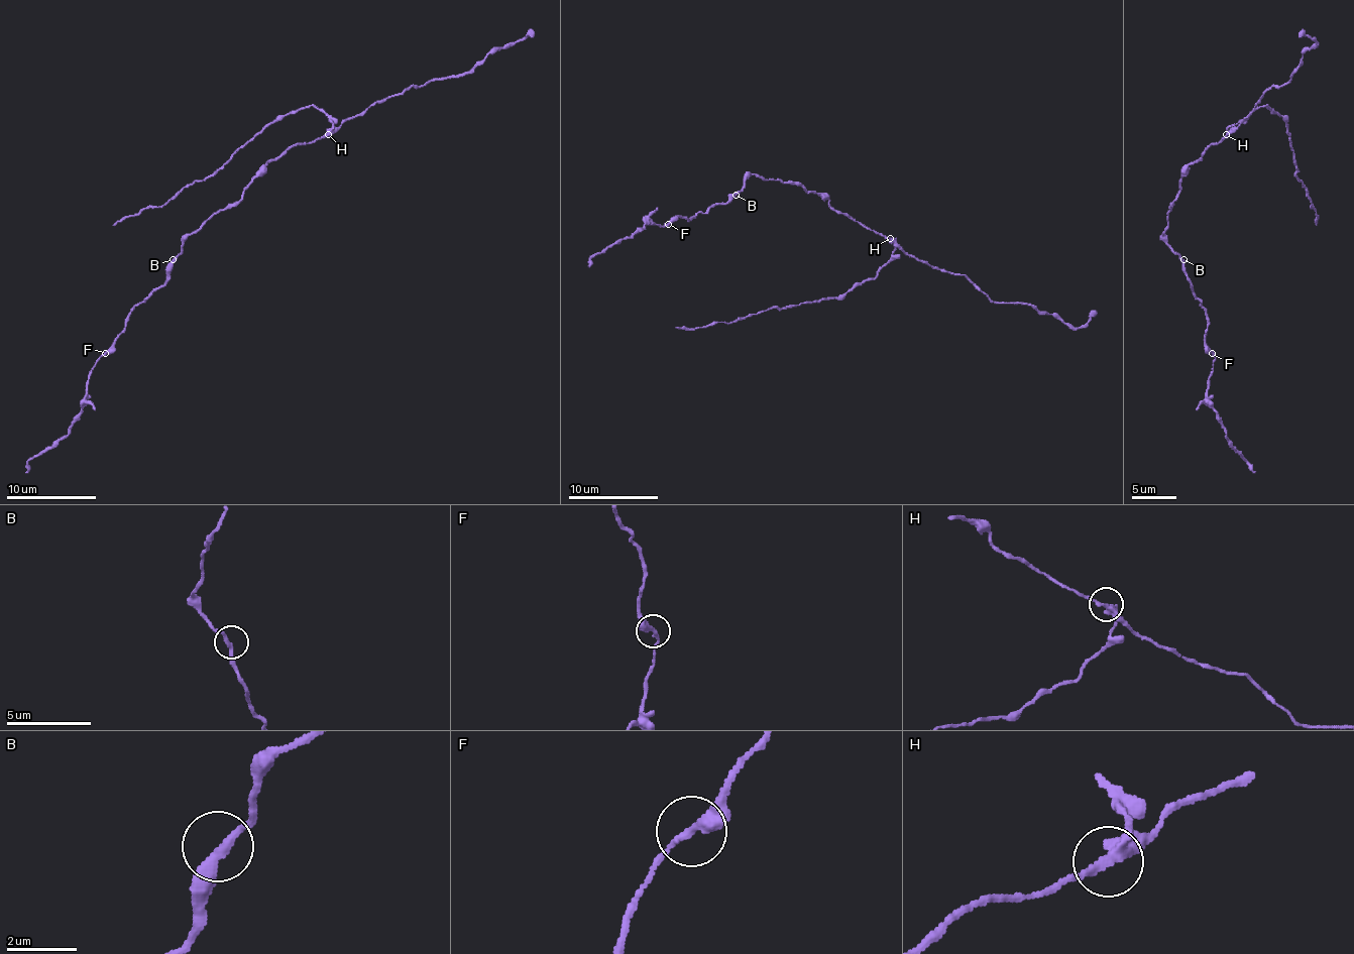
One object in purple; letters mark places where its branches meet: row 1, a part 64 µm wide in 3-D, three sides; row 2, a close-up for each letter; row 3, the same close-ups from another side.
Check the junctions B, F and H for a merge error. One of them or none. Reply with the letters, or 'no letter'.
H

